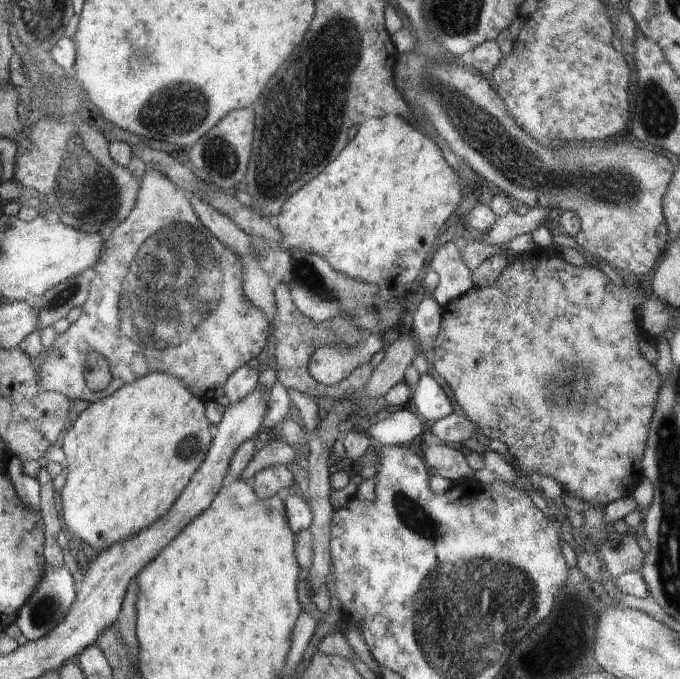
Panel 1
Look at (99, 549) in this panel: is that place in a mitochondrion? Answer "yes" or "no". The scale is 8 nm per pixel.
no

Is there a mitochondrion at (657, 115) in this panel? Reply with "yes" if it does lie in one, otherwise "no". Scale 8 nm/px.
yes

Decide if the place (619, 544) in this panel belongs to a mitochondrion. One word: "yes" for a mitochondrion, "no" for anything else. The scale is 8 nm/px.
yes

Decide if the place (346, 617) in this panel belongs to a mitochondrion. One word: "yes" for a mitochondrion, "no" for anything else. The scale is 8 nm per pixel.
no

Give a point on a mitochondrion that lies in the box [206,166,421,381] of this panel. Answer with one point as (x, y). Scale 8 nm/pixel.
(306, 275)

